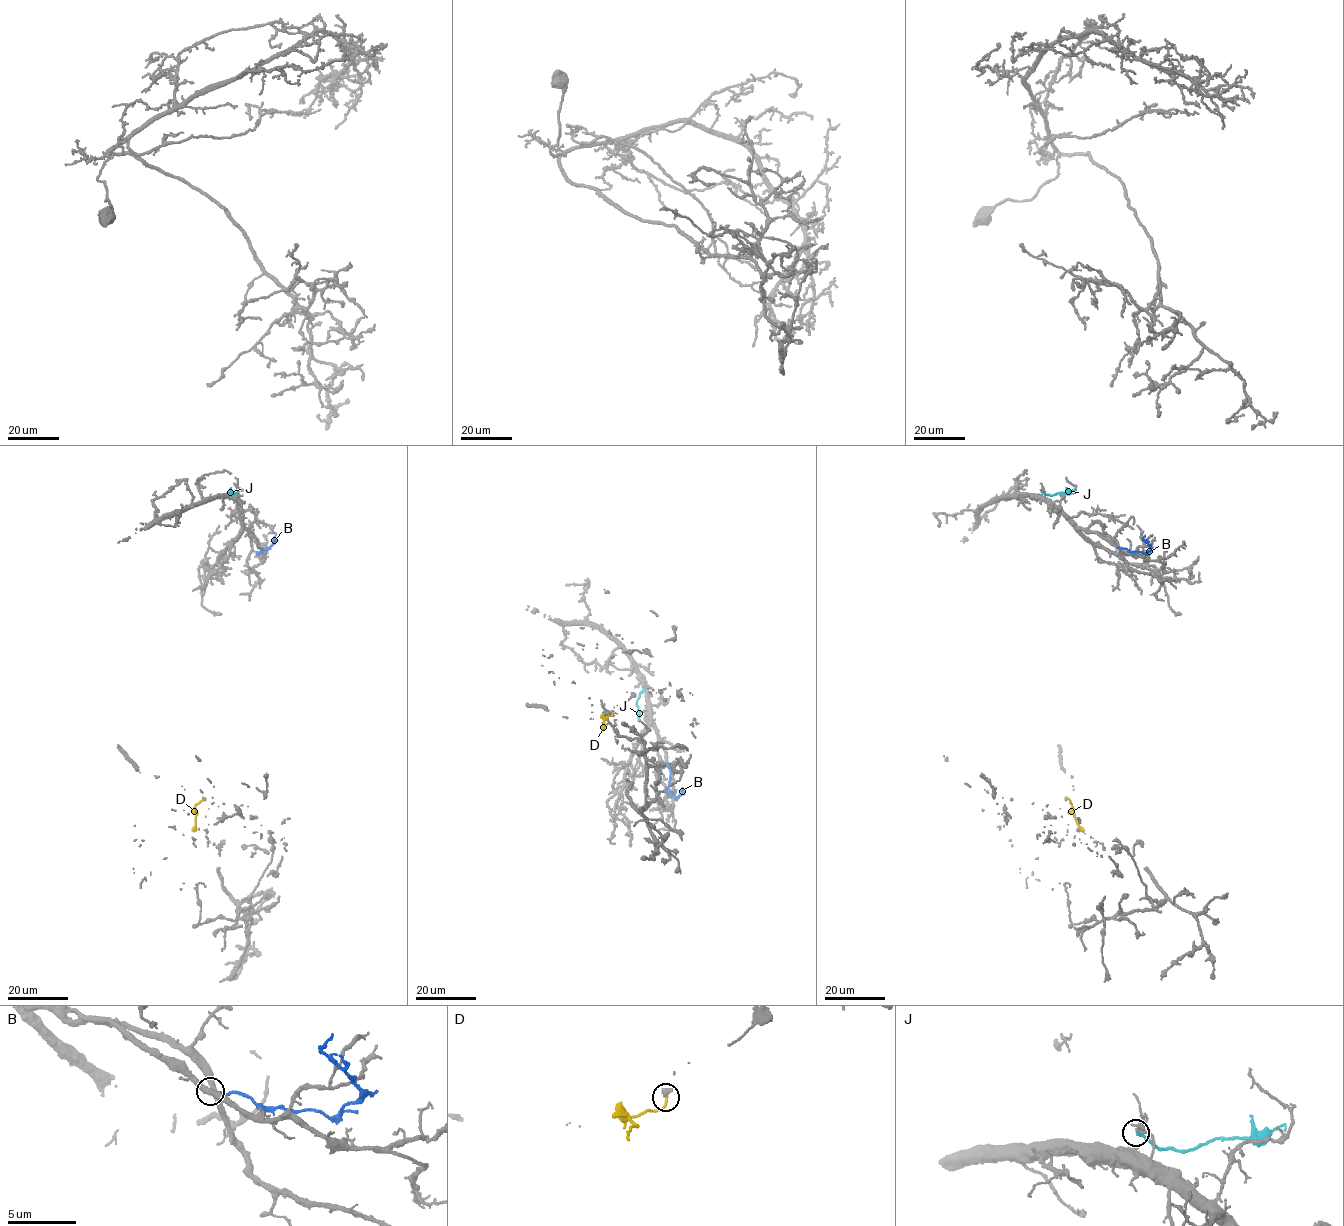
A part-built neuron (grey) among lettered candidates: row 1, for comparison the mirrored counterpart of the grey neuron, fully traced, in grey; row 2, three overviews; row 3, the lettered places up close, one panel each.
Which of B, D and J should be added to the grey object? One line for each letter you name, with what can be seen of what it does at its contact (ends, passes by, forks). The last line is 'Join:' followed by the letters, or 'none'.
Join: none

